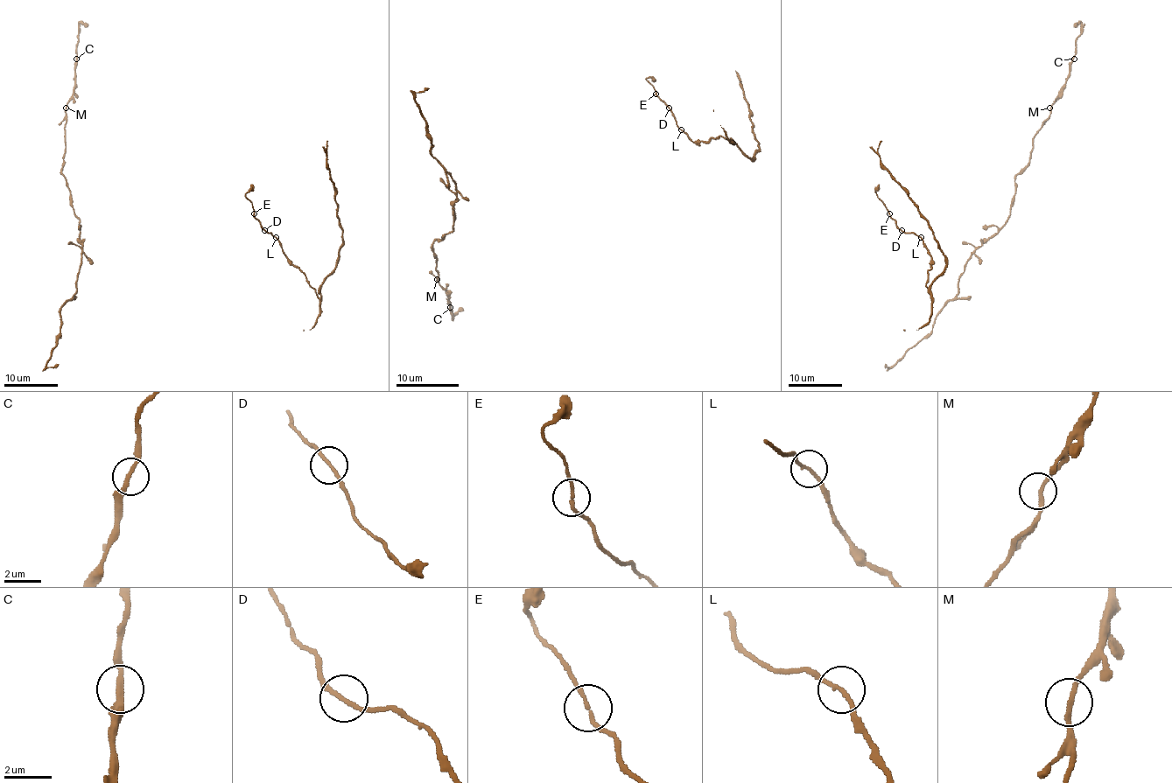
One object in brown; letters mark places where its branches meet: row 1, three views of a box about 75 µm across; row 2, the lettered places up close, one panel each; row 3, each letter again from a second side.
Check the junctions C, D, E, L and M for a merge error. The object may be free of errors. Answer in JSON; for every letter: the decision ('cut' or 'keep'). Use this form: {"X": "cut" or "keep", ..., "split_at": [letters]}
{"C": "keep", "D": "keep", "E": "keep", "L": "keep", "M": "keep", "split_at": []}

